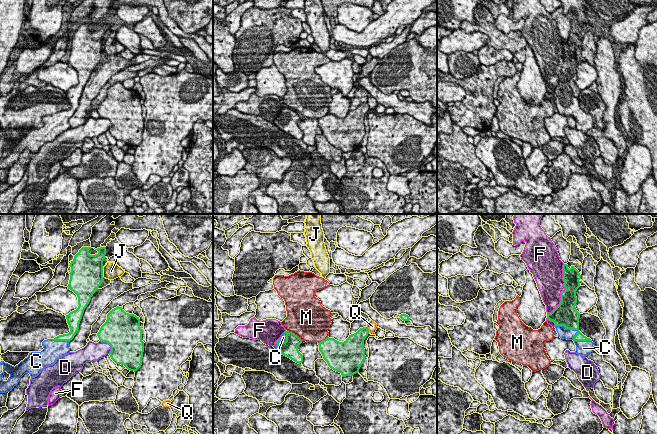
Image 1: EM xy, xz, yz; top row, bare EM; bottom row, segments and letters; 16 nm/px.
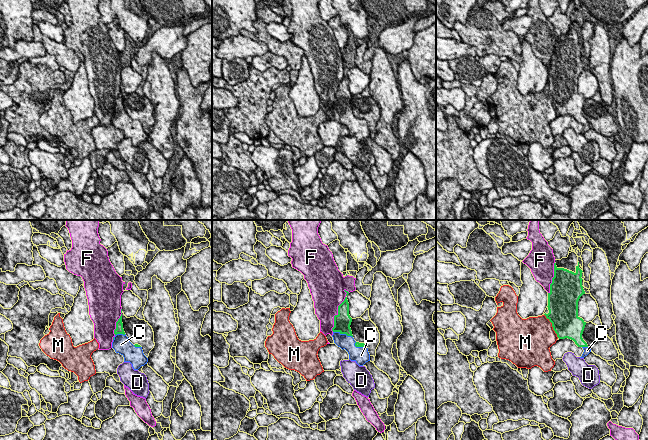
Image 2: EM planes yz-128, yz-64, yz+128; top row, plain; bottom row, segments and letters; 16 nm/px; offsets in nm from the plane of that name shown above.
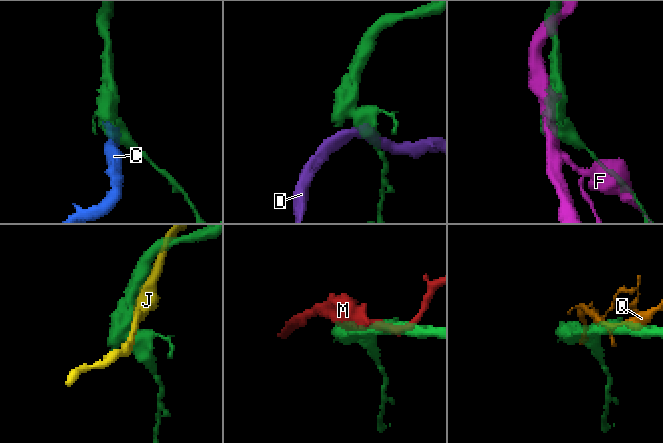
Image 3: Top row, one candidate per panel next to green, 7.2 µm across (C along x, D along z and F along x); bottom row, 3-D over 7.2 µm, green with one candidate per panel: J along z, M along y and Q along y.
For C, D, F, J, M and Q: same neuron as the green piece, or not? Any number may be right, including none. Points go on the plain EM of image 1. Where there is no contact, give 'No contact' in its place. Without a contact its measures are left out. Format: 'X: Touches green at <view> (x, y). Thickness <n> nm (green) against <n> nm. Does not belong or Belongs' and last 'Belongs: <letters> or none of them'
C: Touches green at yz (576, 109). Thickness 280 nm (green) against 220 nm. Belongs
D: Touches green at xy (109, 120). Thickness 500 nm (green) against 280 nm. Does not belong
F: Touches green at yz (563, 67). Thickness 260 nm (green) against 420 nm. Does not belong
J: Touches green at xy (102, 48). Thickness 500 nm (green) against 280 nm. Does not belong
M: Touches green at xz (294, 110). Thickness 280 nm (green) against 480 nm. Does not belong
Q: Touches green at xz (368, 105). Thickness 220 nm (green) against 160 nm. Does not belong
Belongs: C

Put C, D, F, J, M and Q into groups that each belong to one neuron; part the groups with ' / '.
C / D / F / J / M / Q

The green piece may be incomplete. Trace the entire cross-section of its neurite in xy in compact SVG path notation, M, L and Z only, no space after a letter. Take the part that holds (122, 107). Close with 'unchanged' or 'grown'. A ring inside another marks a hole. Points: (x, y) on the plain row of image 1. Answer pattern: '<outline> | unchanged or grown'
M117 82L107 90L107 96L101 102L97 112L101 118L106 118L111 122L109 131L116 140L124 141L128 146L134 148L141 143L144 118L139 93L126 89L122 83Z | unchanged

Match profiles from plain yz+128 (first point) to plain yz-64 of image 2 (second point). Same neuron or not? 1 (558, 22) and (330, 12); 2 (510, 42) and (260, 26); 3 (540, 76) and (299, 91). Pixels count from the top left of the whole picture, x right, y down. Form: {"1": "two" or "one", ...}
{"1": "two", "2": "one", "3": "one"}

